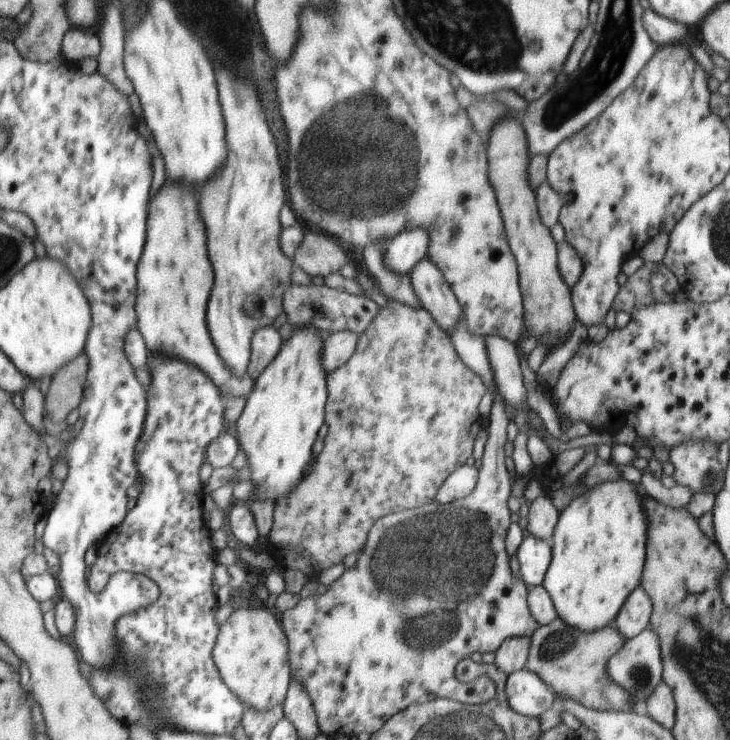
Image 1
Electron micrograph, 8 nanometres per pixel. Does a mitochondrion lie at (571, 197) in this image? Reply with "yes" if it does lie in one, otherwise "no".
no

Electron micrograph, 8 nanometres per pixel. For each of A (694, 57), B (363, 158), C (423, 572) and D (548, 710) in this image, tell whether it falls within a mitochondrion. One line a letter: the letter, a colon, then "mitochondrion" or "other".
A: other
B: mitochondrion
C: mitochondrion
D: other

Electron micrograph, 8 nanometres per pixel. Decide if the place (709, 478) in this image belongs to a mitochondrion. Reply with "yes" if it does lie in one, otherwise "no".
yes

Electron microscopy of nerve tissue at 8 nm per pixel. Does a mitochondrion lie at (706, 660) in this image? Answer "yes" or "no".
yes

